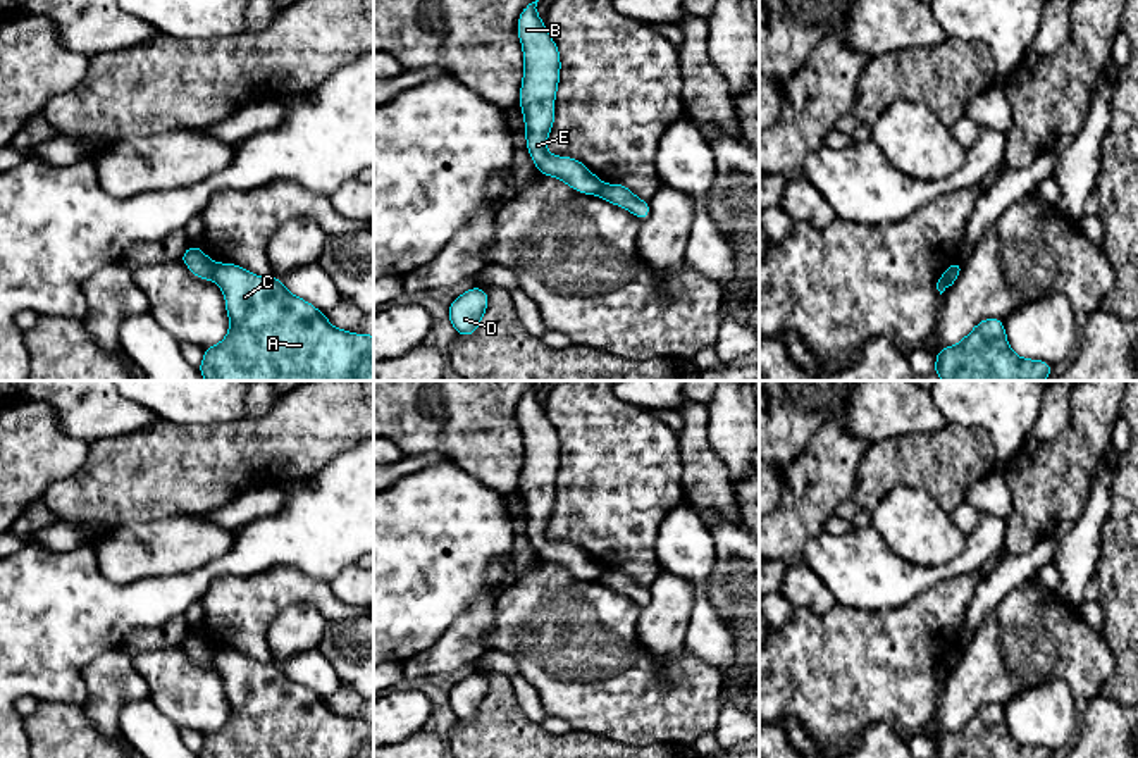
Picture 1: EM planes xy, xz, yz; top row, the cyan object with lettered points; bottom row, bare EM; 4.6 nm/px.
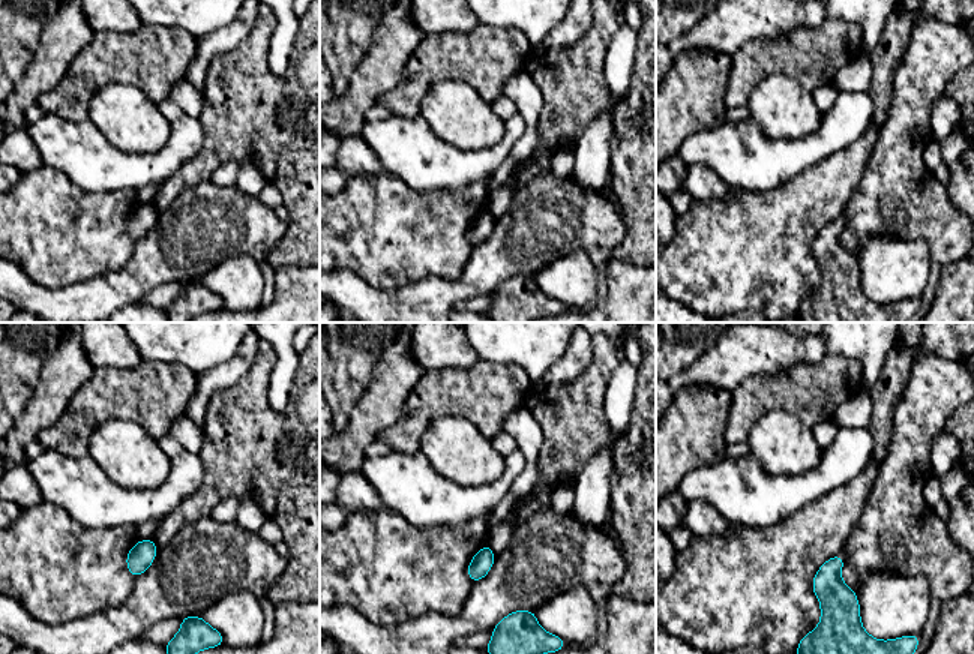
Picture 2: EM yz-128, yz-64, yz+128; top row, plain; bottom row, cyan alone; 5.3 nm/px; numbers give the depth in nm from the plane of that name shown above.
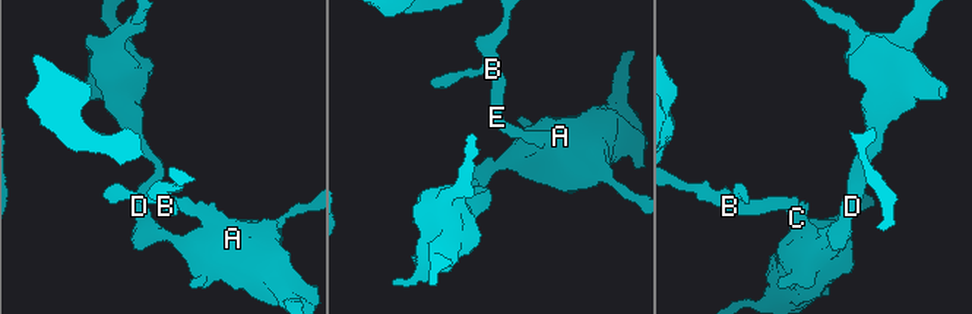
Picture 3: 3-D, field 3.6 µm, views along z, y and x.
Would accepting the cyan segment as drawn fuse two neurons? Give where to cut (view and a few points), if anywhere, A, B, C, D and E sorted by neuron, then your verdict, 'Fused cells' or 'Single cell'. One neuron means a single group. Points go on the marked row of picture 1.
Split along yz (954, 264), (947, 286). Groups: A C D / B E. Fused cells

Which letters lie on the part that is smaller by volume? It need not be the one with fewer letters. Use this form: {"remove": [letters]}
{"remove": ["A", "C", "D"]}

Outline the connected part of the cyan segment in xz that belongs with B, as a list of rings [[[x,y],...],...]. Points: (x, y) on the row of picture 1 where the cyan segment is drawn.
[[[537,2],[518,17],[518,38],[523,47],[523,83],[520,107],[525,117],[527,150],[541,174],[558,177],[584,195],[599,195],[603,181],[582,162],[546,152],[554,122],[554,95],[560,81],[560,52],[537,16]]]

